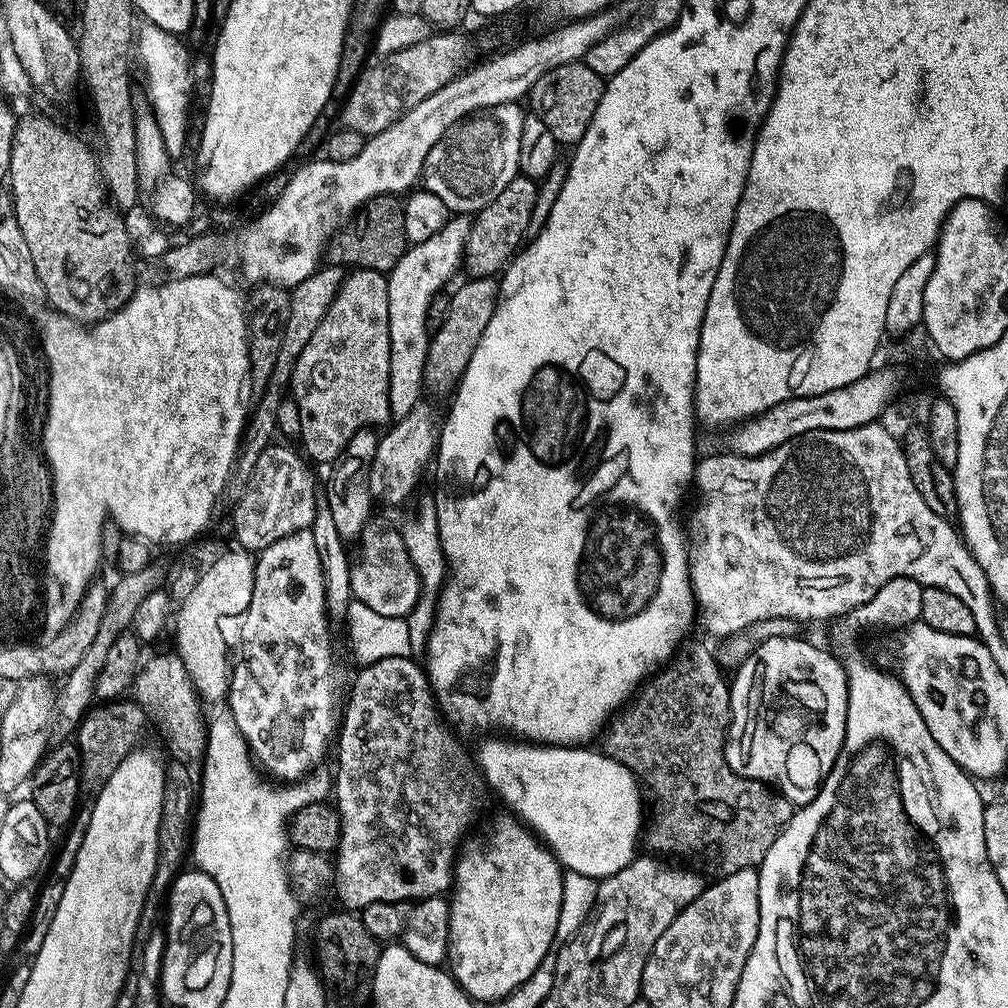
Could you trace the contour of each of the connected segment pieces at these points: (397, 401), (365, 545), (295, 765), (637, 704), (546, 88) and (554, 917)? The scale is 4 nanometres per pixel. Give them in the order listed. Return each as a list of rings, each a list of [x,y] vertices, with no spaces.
[[[456,214],[448,219],[446,226],[434,234],[434,238],[426,238],[426,242],[412,244],[408,251],[402,254],[402,258],[392,271],[387,273],[388,277],[388,301],[390,302],[390,390],[388,391],[388,401],[390,410],[396,420],[404,418],[414,410],[416,404],[421,403],[425,395],[424,387],[424,367],[426,366],[426,356],[430,329],[428,326],[428,311],[432,305],[432,299],[441,295],[445,291],[444,287],[452,280],[452,275],[461,271],[464,263],[464,243],[470,234],[471,219],[464,214]]]
[[[369,519],[358,541],[360,561],[352,566],[352,594],[370,610],[386,614],[386,618],[408,617],[420,597],[420,579],[414,562],[406,550],[404,533],[399,527],[391,528],[384,520]]]
[[[311,530],[295,532],[270,546],[266,546],[259,555],[256,556],[256,573],[254,574],[254,594],[250,594],[250,606],[238,617],[235,617],[236,640],[240,645],[234,648],[234,663],[232,664],[232,681],[228,687],[226,697],[227,711],[230,713],[242,738],[248,743],[249,753],[257,765],[269,777],[280,782],[299,782],[313,771],[312,768],[328,752],[328,743],[333,743],[337,735],[338,727],[342,722],[342,705],[346,700],[346,680],[340,673],[340,668],[336,665],[336,648],[332,645],[332,628],[330,617],[327,613],[326,594],[324,593],[324,579],[322,578],[322,562],[318,562],[318,550],[314,547],[314,534]]]
[[[700,644],[694,645],[693,648],[687,648],[688,647],[685,647],[667,666],[661,667],[655,679],[645,683],[643,687],[635,693],[631,703],[619,713],[618,718],[613,719],[611,723],[607,725],[606,731],[602,736],[602,741],[604,740],[602,748],[611,760],[616,760],[622,766],[629,768],[636,776],[636,779],[640,781],[641,785],[643,785],[647,791],[649,788],[649,790],[661,800],[660,821],[658,821],[652,829],[649,827],[646,832],[646,844],[648,840],[649,846],[656,851],[653,853],[664,854],[660,852],[669,852],[672,856],[681,856],[681,858],[684,859],[681,861],[687,862],[693,869],[703,873],[705,877],[712,876],[708,878],[719,878],[734,874],[738,870],[756,868],[763,862],[766,858],[766,854],[770,850],[770,846],[774,846],[778,834],[782,834],[782,830],[790,822],[790,818],[794,811],[794,805],[791,800],[787,800],[785,796],[781,796],[775,788],[764,784],[761,780],[751,780],[745,776],[734,774],[734,770],[730,770],[730,766],[724,757],[724,741],[728,735],[728,725],[730,723],[730,717],[732,716],[732,711],[730,710],[729,681],[726,679],[726,676],[724,680],[724,672],[720,669],[719,662],[712,657],[710,649],[703,648]]]
[[[583,62],[558,66],[542,74],[542,78],[534,82],[530,93],[531,115],[546,122],[546,130],[554,134],[557,145],[574,146],[582,138],[582,134],[586,134],[590,118],[594,118],[594,110],[598,110],[598,102],[604,93],[605,83],[605,77],[594,74],[594,70],[590,70],[590,66]]]
[[[513,820],[502,821],[493,830],[485,852],[480,848],[465,847],[459,853],[454,869],[454,891],[448,906],[450,934],[447,963],[452,964],[452,979],[476,1002],[503,1000],[521,988],[553,951],[556,928],[561,927],[565,869],[523,823]]]

